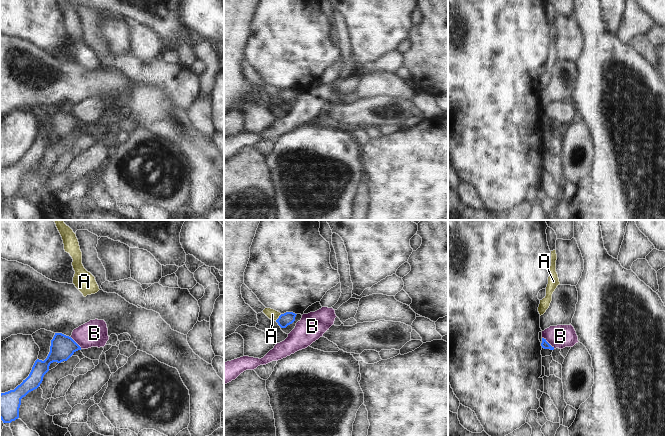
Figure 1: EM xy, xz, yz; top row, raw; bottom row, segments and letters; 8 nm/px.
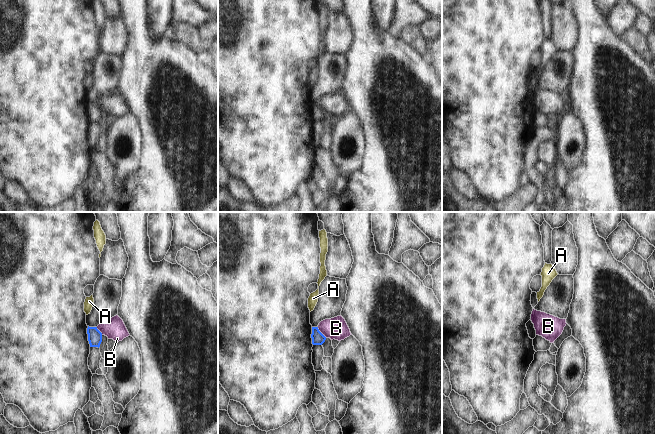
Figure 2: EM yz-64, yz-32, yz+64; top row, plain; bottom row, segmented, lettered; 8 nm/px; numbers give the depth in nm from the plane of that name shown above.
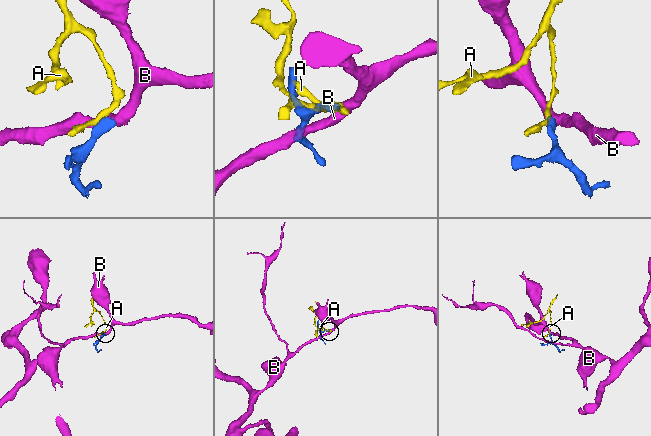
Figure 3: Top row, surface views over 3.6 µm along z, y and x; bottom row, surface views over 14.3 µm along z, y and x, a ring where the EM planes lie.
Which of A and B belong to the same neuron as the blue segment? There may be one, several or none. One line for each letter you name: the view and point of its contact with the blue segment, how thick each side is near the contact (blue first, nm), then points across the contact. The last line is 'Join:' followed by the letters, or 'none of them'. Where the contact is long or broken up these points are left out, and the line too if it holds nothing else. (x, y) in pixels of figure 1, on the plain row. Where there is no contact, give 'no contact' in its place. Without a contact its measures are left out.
Join: none of them

